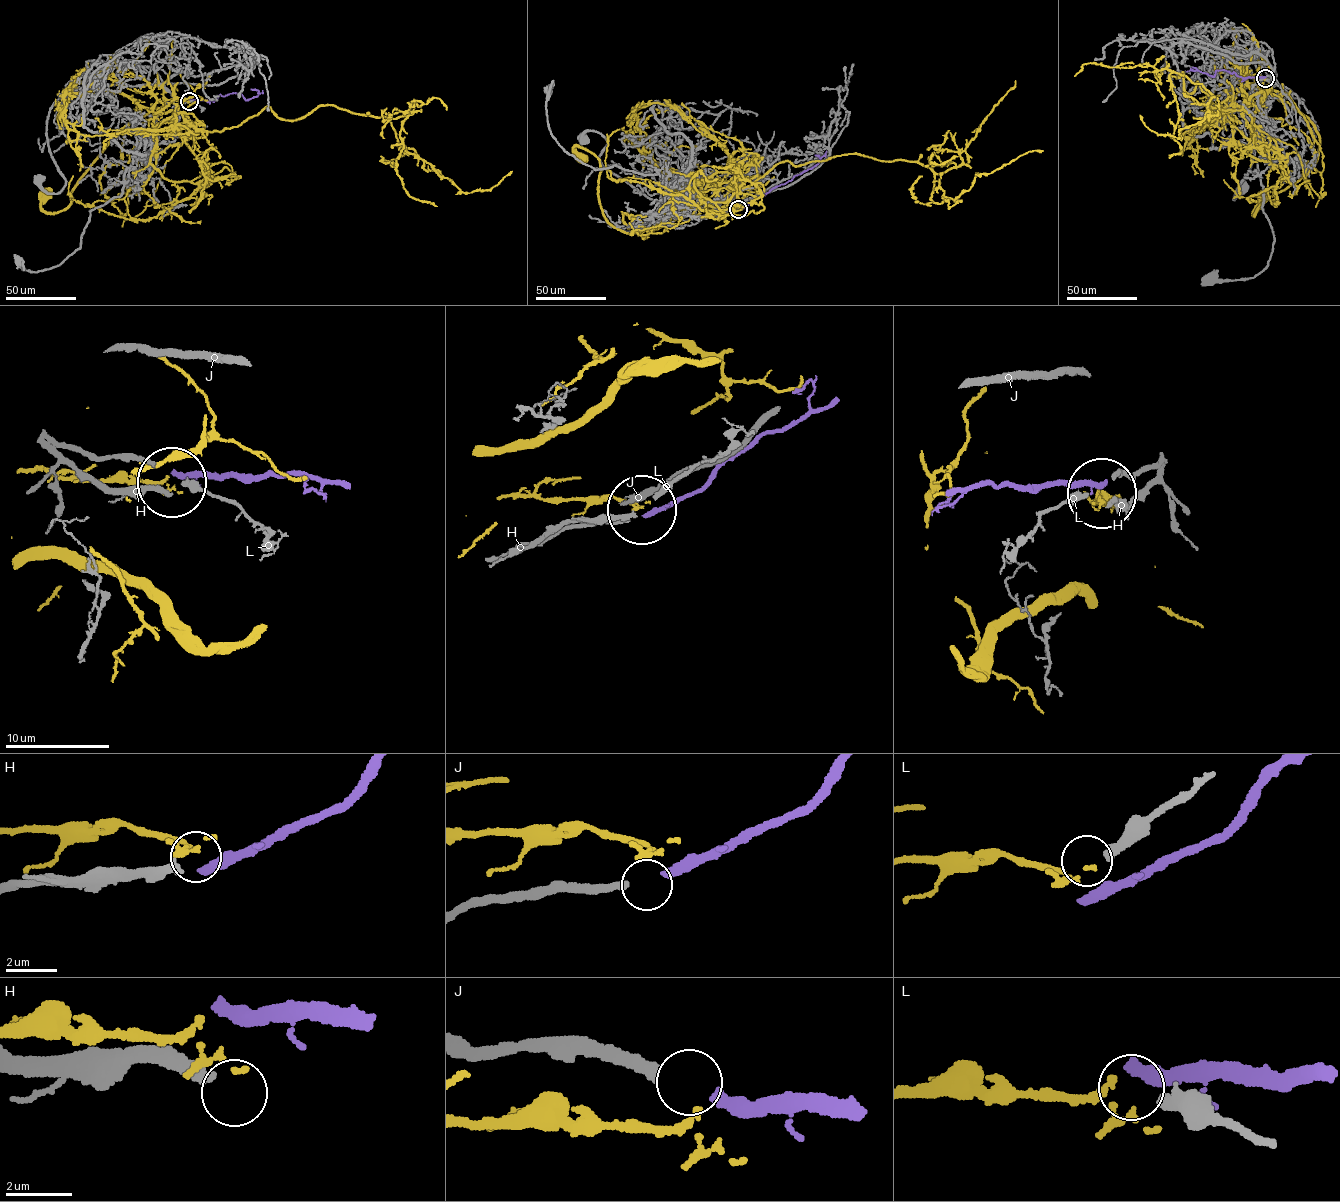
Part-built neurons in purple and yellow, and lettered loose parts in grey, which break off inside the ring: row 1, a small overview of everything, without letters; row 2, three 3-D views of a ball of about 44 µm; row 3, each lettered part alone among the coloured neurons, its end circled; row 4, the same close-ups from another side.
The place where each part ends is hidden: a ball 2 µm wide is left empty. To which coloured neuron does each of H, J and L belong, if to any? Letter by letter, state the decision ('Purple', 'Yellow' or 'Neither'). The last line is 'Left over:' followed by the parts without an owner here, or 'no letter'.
H: Neither
J: Purple
L: Yellow
Left over: H

